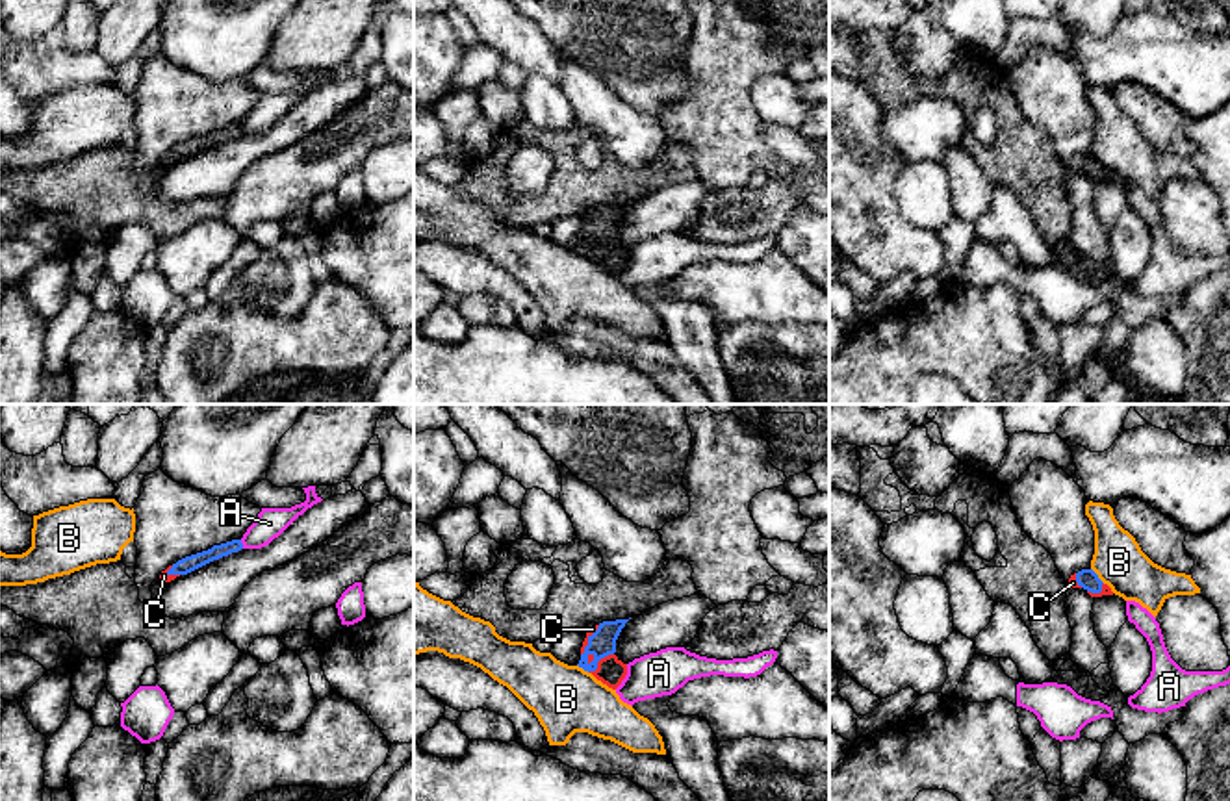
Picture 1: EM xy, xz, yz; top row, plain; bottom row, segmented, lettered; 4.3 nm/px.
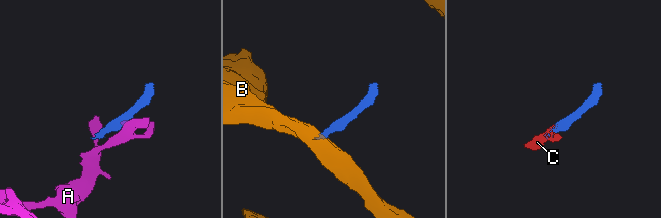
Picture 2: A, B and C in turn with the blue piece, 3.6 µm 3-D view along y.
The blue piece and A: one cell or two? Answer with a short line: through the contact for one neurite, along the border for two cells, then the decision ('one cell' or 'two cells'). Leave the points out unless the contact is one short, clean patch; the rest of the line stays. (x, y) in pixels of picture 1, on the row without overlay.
line xy (240, 125), (243, 132); two cells

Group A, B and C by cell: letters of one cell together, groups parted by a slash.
A / B / C

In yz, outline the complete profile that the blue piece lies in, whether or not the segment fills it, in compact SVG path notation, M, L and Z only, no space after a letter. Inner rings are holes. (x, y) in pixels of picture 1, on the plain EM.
M1082 154L1070 159L1069 169L1072 172L1083 172L1091 182L1113 180L1111 172L1093 154Z

